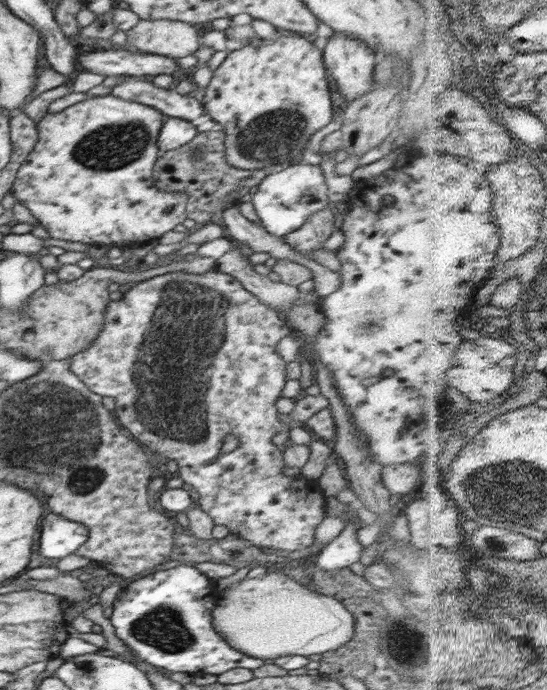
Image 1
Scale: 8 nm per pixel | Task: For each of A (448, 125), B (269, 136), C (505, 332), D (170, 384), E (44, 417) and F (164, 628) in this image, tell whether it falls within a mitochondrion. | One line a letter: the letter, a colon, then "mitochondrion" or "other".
A: other
B: mitochondrion
C: other
D: mitochondrion
E: mitochondrion
F: mitochondrion

